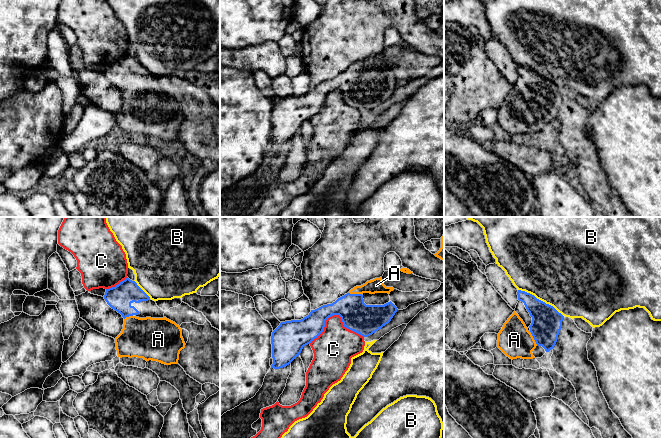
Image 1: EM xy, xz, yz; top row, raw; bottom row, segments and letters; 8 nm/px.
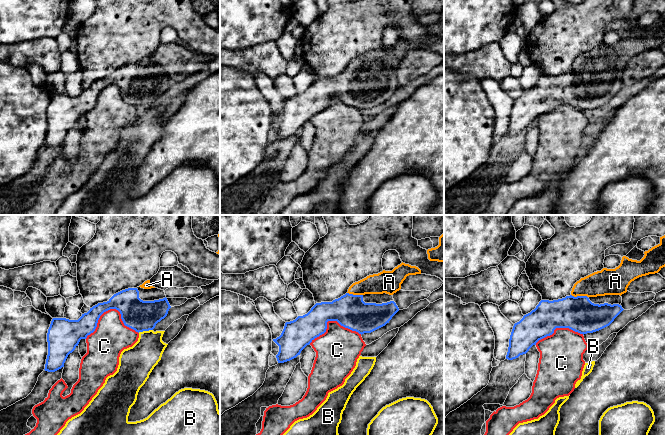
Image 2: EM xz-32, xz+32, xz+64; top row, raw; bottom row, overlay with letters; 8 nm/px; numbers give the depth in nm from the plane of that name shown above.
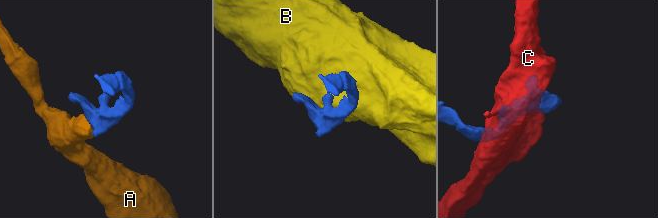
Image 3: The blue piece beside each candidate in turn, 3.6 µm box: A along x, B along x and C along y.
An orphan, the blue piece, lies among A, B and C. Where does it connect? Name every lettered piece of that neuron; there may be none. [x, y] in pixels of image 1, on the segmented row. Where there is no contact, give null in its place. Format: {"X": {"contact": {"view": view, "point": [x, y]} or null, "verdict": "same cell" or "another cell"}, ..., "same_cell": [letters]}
{"A": {"contact": {"view": "xz", "point": [355, 294]}, "verdict": "same cell"}, "B": {"contact": {"view": "yz", "point": [540, 300]}, "verdict": "another cell"}, "C": {"contact": {"view": "xz", "point": [334, 314]}, "verdict": "another cell"}, "same_cell": ["A"]}

